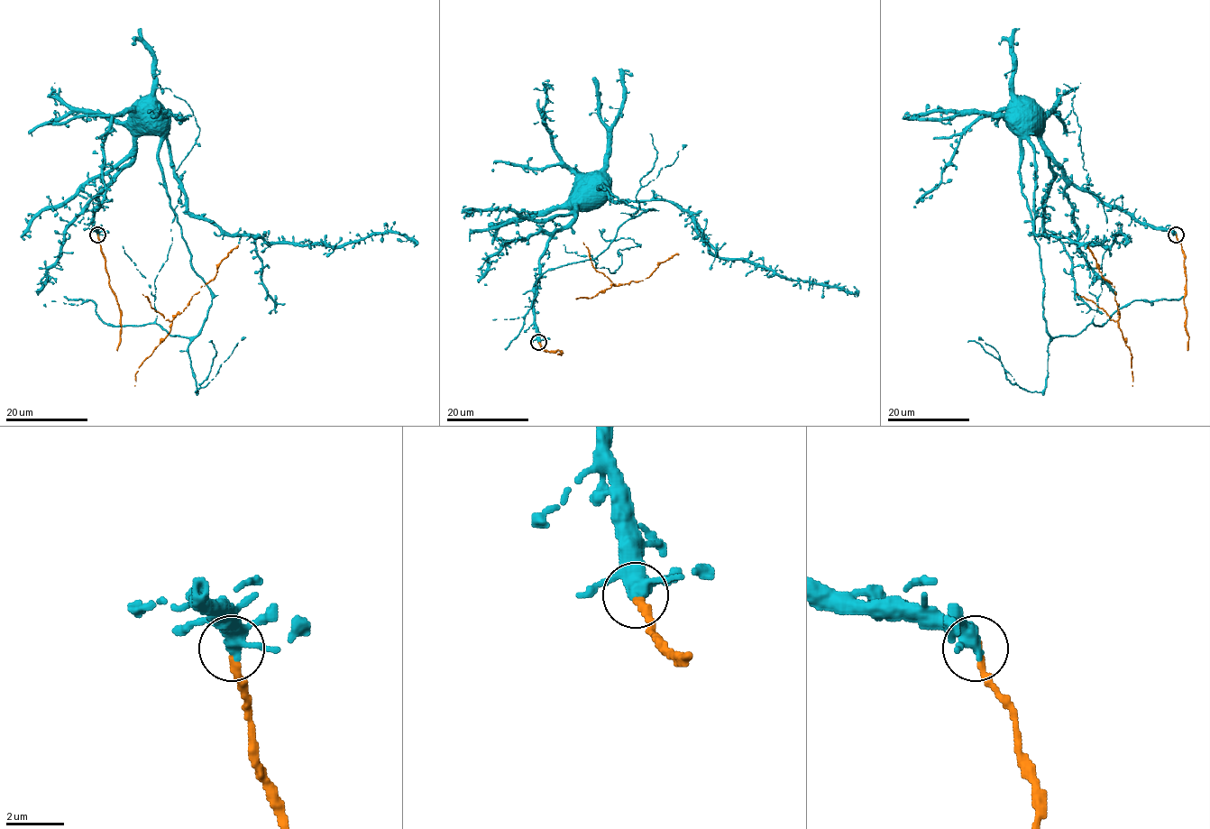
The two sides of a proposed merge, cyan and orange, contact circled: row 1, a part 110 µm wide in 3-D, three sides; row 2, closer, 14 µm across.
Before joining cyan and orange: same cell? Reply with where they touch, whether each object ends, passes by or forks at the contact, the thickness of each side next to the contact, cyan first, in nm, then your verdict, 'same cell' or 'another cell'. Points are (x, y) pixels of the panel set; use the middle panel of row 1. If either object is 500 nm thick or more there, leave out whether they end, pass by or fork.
place (538, 342); cyan forks; orange ends; calibres 320 and 240 nm; another cell

